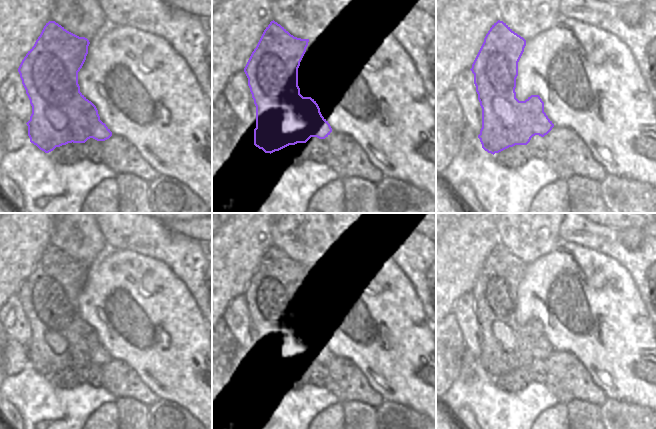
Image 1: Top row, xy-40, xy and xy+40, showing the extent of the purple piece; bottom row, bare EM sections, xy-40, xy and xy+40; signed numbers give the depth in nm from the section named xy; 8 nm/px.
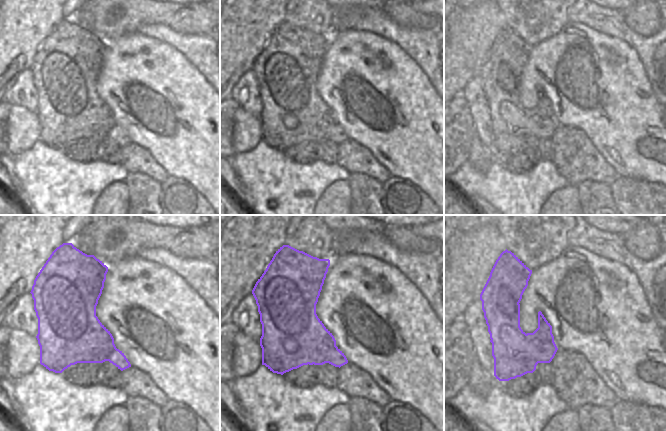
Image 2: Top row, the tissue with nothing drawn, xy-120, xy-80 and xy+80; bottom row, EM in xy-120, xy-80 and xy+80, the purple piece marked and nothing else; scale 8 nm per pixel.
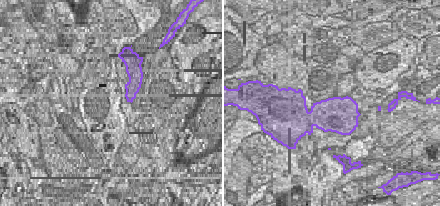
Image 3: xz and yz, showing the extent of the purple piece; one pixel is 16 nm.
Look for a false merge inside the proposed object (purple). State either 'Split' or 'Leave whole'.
Split

